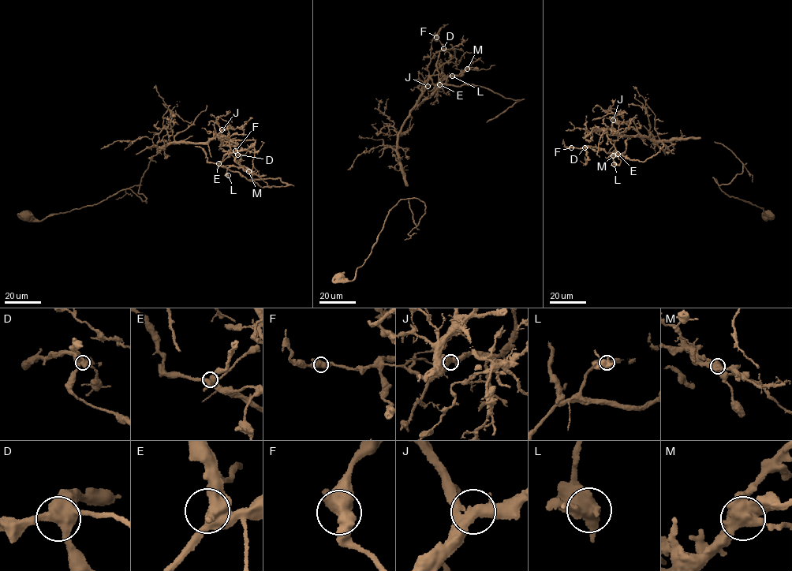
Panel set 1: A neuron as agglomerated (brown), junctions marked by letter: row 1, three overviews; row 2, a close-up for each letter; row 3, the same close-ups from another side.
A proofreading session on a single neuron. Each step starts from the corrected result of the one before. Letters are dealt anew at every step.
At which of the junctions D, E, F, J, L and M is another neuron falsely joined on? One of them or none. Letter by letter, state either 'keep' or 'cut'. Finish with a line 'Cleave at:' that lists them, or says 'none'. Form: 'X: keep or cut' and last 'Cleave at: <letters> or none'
D: keep
E: keep
F: keep
J: keep
L: keep
M: keep
Cleave at: none

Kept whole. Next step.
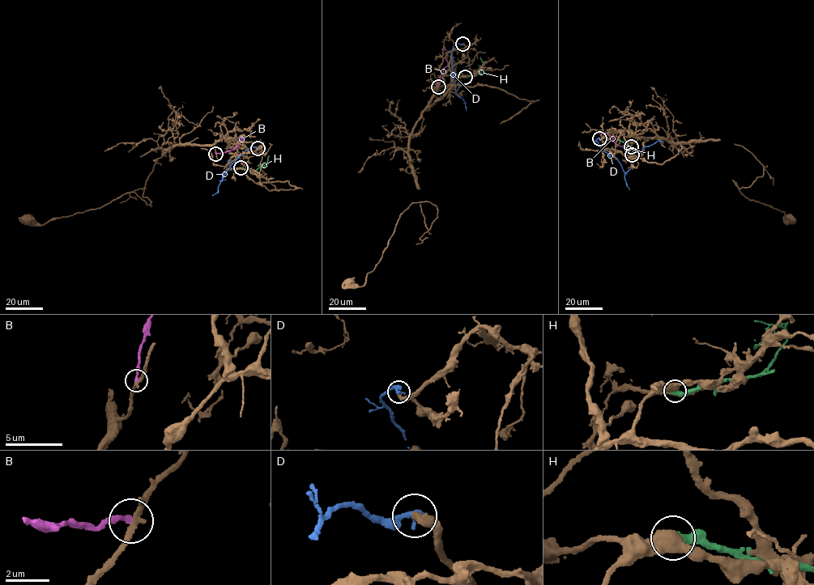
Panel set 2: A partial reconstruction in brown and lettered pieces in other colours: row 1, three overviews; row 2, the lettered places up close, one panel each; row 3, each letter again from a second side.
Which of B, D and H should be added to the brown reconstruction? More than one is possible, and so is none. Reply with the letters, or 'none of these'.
none of these

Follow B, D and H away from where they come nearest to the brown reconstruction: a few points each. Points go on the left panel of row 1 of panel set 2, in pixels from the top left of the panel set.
B: (215, 153), (233, 150), (242, 139), (242, 135)
D: (257, 148), (251, 146), (237, 157), (221, 180), (223, 174), (231, 168), (228, 161), (236, 158), (235, 161)
H: (240, 167), (255, 171), (264, 167), (269, 156)

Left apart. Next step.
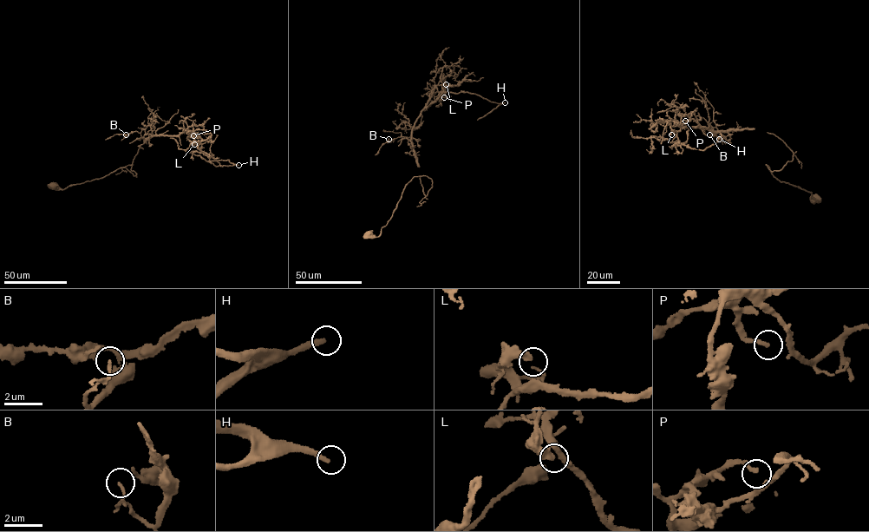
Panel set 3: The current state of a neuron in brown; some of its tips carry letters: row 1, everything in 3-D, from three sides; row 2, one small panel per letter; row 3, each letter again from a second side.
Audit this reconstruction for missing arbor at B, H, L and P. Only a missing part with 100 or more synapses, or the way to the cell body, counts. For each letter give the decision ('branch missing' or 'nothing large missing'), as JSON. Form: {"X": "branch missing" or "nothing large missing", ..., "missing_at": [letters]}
{"B": "nothing large missing", "H": "branch missing", "L": "nothing large missing", "P": "nothing large missing", "missing_at": ["H"]}

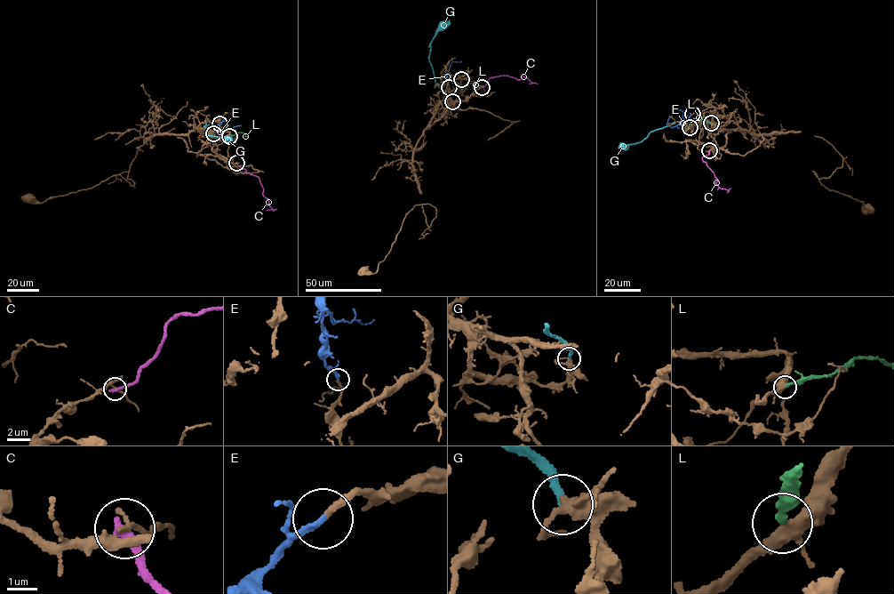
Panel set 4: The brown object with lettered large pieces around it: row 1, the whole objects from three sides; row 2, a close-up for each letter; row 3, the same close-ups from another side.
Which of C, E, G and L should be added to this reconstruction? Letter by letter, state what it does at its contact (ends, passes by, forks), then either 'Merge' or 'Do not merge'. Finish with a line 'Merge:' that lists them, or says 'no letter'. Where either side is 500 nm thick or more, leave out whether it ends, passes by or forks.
C: It ends there. Do not merge
E: It ends there. Merge
G: It ends there. Do not merge
L: It ends there. Do not merge
Merge: E

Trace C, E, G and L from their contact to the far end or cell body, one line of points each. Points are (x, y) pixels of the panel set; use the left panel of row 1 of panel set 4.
C: (236, 163), (247, 173), (259, 178), (264, 196), (273, 209), (276, 209)
E: (219, 124), (217, 129), (222, 132), (241, 125)
G: (213, 133), (206, 124), (206, 134), (227, 137), (232, 141)
L: (229, 136), (240, 132), (249, 138)

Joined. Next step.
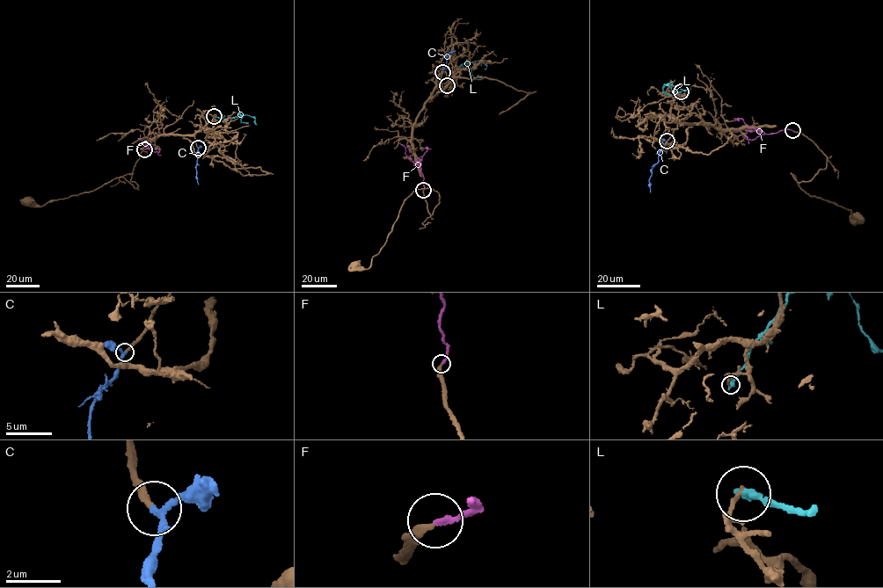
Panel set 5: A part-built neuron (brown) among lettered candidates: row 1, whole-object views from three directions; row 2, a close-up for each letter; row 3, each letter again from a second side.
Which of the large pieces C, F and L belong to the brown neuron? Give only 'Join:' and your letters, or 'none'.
Join: C

